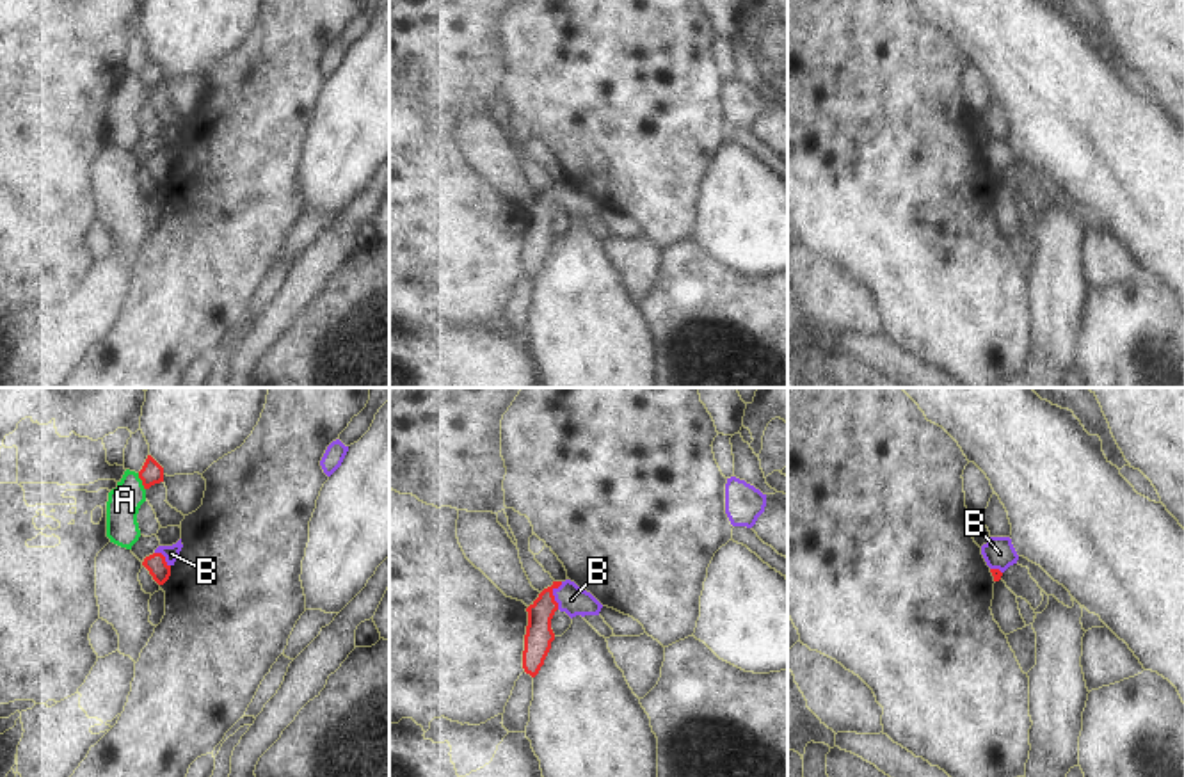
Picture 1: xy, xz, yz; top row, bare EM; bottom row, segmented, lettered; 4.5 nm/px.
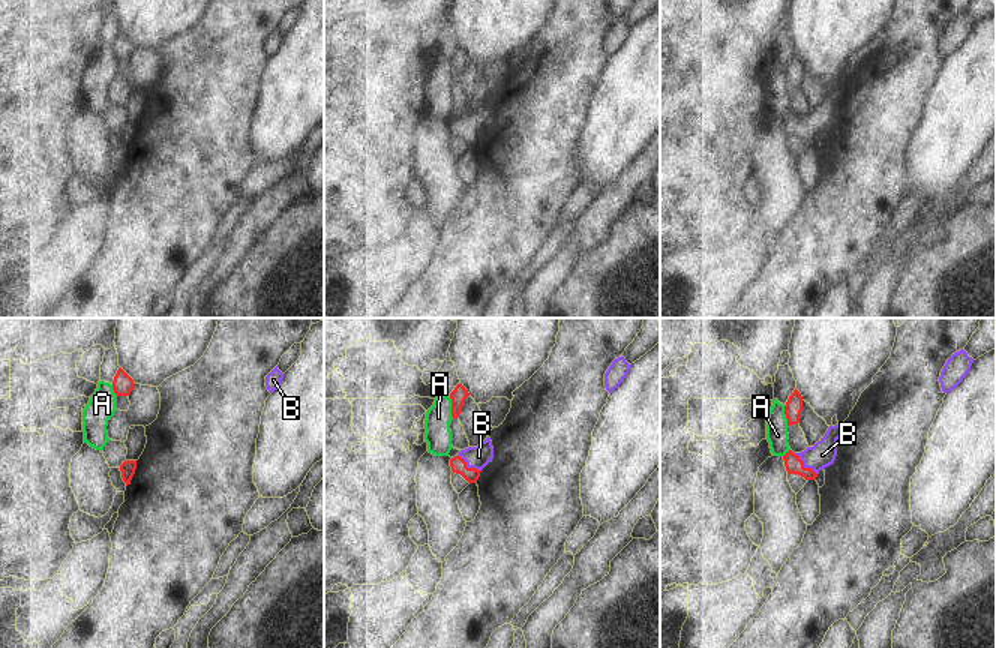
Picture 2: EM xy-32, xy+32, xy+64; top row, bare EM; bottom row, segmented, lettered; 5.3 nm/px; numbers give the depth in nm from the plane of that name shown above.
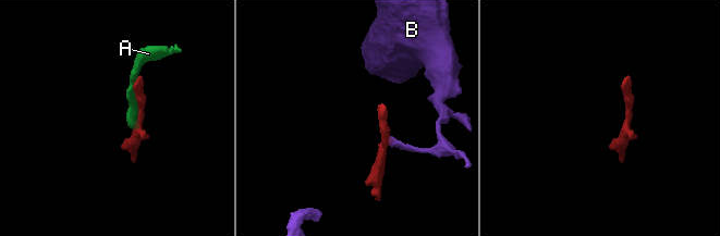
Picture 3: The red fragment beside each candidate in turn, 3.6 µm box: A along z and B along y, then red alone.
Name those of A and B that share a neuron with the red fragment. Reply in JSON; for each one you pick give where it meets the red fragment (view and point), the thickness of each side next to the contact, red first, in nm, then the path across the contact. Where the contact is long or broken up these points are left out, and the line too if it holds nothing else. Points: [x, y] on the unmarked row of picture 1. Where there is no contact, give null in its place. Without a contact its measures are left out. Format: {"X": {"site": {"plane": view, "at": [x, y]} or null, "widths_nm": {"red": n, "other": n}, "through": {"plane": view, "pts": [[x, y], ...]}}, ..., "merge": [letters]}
{"B": {"site": {"plane": "xz", "at": [553, 198]}, "widths_nm": {"red": 130, "other": 130}, "through": {"plane": "xz", "pts": [[539, 237], [539, 216], [553, 198], [568, 198], [571, 201]]}}, "merge": ["B"]}

